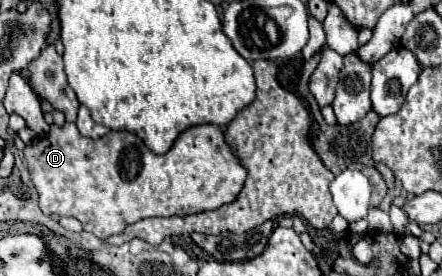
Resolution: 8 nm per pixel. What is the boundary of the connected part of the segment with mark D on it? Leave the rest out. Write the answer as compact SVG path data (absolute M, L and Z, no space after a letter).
M65 122L63 126L51 124L47 136L37 138L33 144L25 146L23 158L29 166L29 178L37 190L39 208L43 210L43 214L71 214L83 224L83 230L93 232L97 238L119 234L129 224L151 216L187 216L215 210L223 204L233 202L247 178L247 170L231 154L221 128L213 124L193 126L185 130L175 138L171 150L163 156L153 154L131 132L109 132L99 140L91 140L81 136L73 122Z

